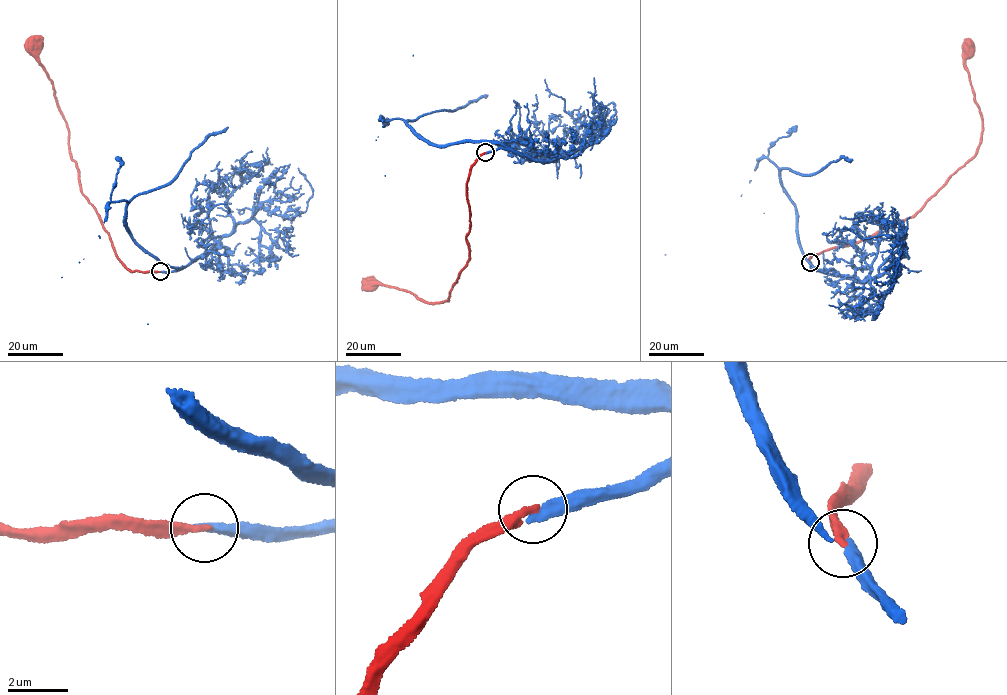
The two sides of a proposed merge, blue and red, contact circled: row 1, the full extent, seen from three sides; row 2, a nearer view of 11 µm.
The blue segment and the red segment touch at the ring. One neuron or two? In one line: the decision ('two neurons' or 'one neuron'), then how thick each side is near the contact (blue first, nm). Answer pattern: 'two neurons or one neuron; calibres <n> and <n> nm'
one neuron; calibres 360 and 300 nm

